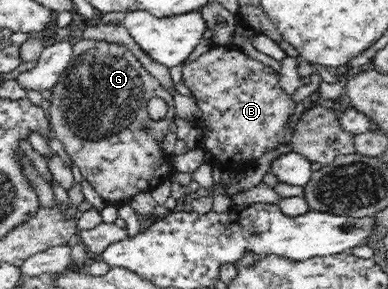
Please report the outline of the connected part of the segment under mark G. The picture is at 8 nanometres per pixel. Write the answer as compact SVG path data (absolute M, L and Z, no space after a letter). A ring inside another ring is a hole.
M82 38L74 41L73 53L71 65L51 89L48 112L51 129L63 143L71 161L80 168L82 177L107 204L116 207L128 205L133 195L151 192L174 173L172 157L166 156L159 146L176 116L172 94L123 45ZM152 97L160 97L167 103L167 114L163 119L154 121L148 116L146 106Z

